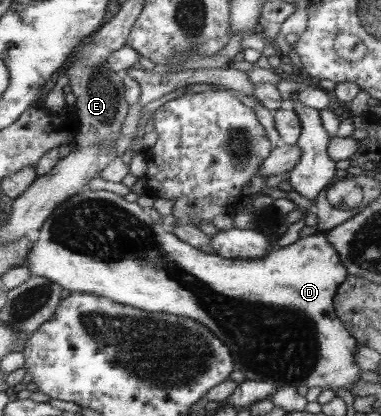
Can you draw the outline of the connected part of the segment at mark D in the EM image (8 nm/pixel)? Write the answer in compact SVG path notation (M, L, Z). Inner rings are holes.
M89 185L82 188L82 191L71 196L71 199L63 201L59 207L55 208L53 215L43 225L37 241L33 242L29 248L24 266L31 271L31 276L49 278L49 281L59 283L63 289L69 289L71 292L90 293L96 296L107 297L107 299L119 302L123 305L130 305L137 309L142 309L146 313L169 313L177 316L191 318L204 326L207 326L219 337L221 341L226 342L227 346L233 351L235 366L246 379L253 381L268 381L269 384L278 388L293 385L321 387L323 390L333 390L338 392L339 388L351 390L351 384L361 380L361 367L357 365L355 356L358 355L358 339L354 337L350 330L343 325L342 320L337 316L334 309L334 297L338 293L338 287L347 280L349 270L342 261L338 250L331 245L325 232L318 231L315 234L306 237L300 237L296 242L285 247L273 249L269 254L259 259L231 259L220 256L219 254L209 254L197 249L190 243L183 241L173 232L165 231L159 223L145 213L145 207L139 207L139 202L129 203L123 196L115 195L114 192L105 189L90 189Z

